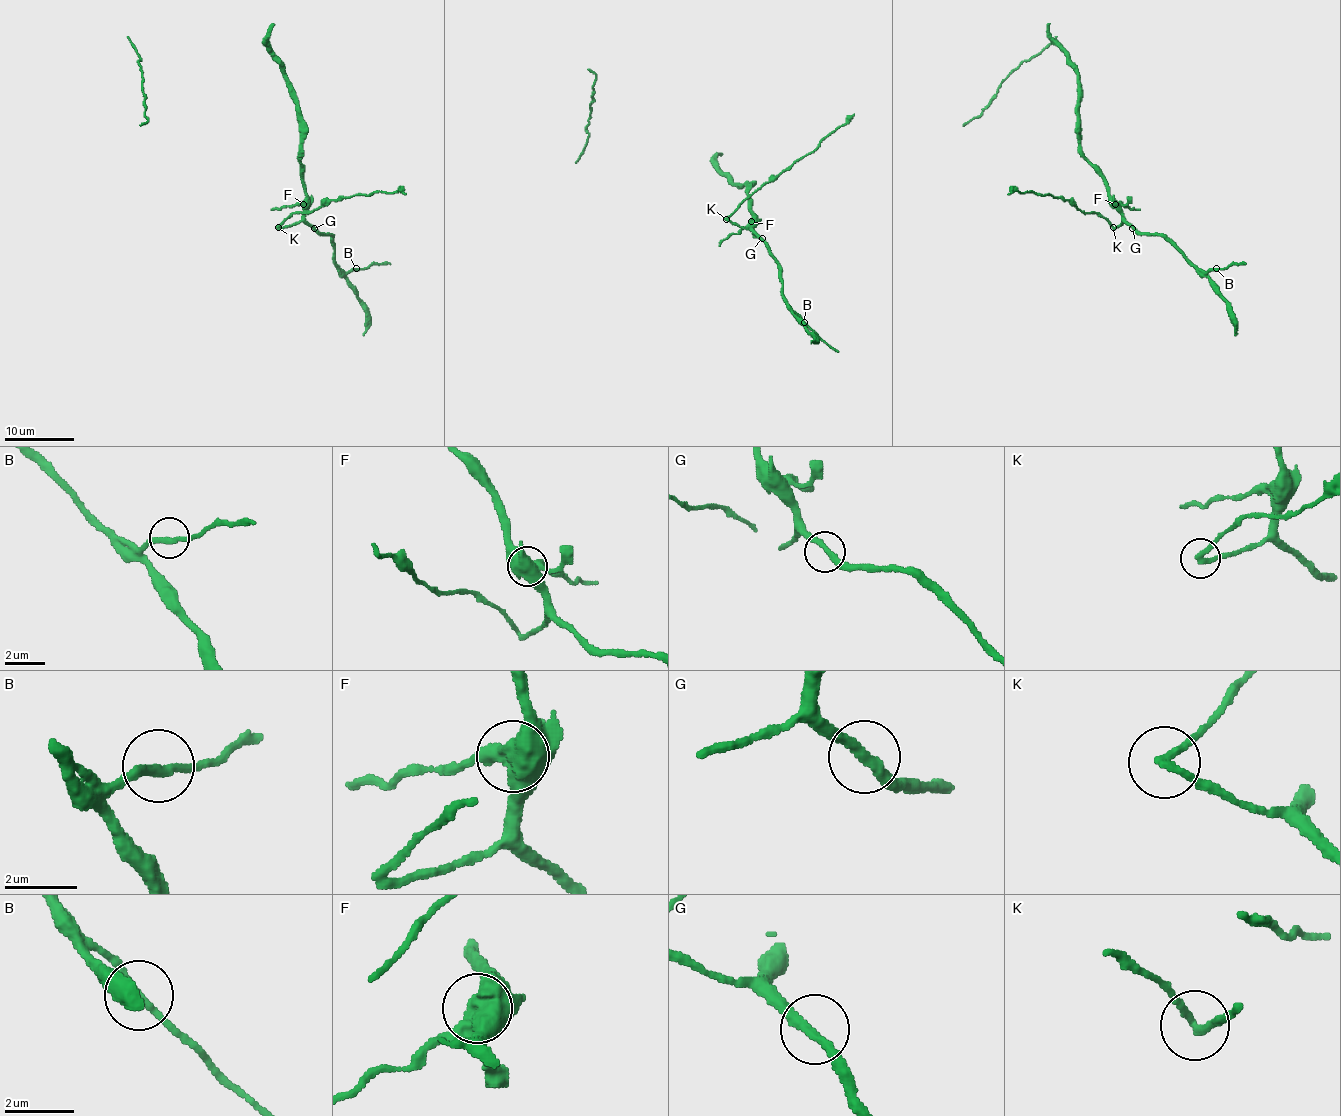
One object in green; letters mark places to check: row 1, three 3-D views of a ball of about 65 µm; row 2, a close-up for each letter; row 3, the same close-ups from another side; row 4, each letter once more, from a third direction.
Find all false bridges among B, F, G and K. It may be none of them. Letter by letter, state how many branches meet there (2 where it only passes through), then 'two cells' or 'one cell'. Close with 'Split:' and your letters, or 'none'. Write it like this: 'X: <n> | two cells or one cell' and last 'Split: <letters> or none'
B: 2 | one cell
F: 4 | two cells
G: 2 | one cell
K: 2 | two cells
Split: F, K

